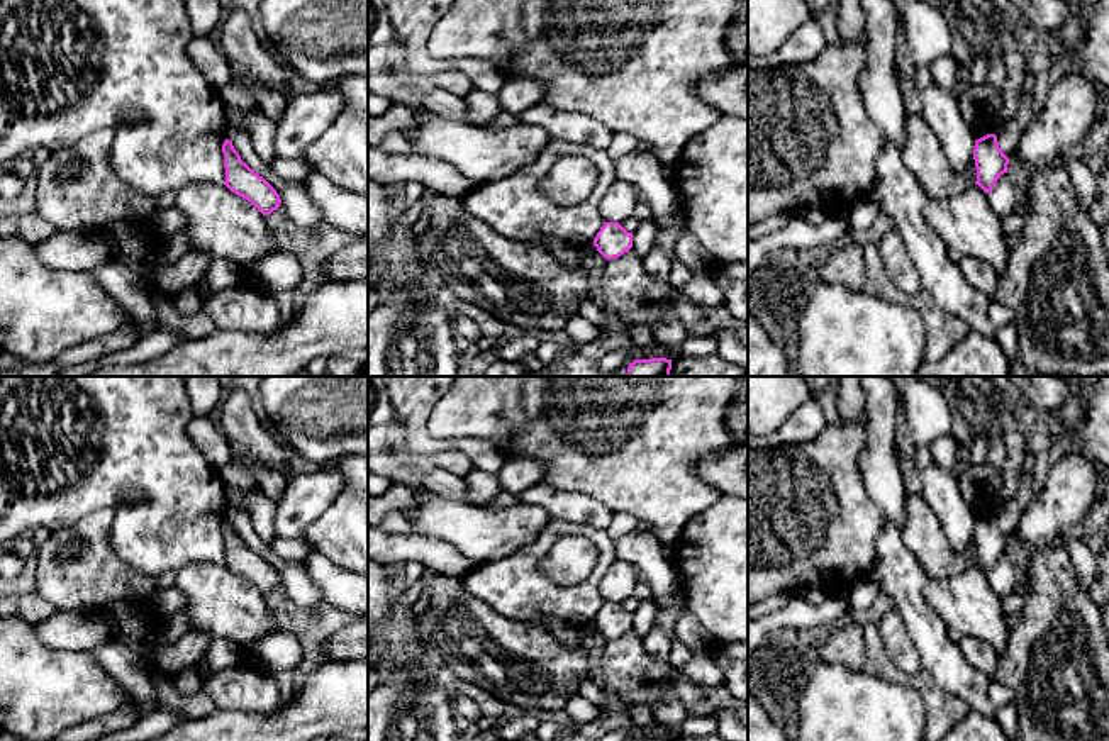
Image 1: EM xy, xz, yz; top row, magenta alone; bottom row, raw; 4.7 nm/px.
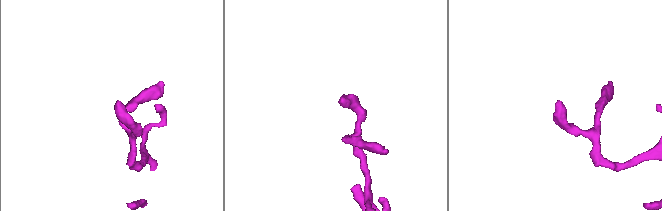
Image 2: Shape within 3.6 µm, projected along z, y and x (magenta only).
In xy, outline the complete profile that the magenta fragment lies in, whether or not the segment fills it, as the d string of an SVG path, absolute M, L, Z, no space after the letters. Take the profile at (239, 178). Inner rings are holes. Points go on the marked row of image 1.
M229 139L222 144L226 181L224 185L236 195L251 202L263 215L271 214L281 203L276 190L258 173L254 173L234 149Z

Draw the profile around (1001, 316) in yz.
M990 300L987 315L995 327L1014 327L1014 312L997 300Z

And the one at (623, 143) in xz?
M614 132L609 144L609 156L617 161L631 153L636 153L638 139L627 132Z

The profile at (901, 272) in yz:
M889 231L877 244L889 280L902 292L914 295L921 290L919 275L907 254L900 234Z

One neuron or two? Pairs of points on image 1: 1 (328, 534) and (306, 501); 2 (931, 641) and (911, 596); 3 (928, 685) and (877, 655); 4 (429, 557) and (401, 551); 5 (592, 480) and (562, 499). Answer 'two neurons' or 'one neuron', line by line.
1: two neurons
2: one neuron
3: one neuron
4: one neuron
5: two neurons

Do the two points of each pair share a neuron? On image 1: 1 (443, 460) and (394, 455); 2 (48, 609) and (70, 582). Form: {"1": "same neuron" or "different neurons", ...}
{"1": "same neuron", "2": "different neurons"}

